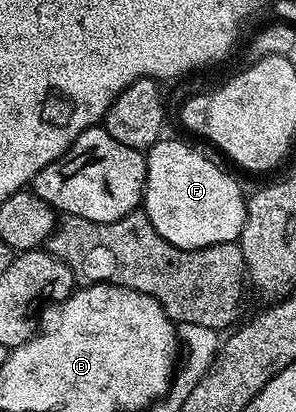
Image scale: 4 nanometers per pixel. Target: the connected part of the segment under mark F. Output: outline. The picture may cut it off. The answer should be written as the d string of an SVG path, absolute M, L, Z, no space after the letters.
M162 137L146 156L144 210L152 229L172 245L185 251L232 243L241 236L246 220L247 196L222 167L178 139Z

